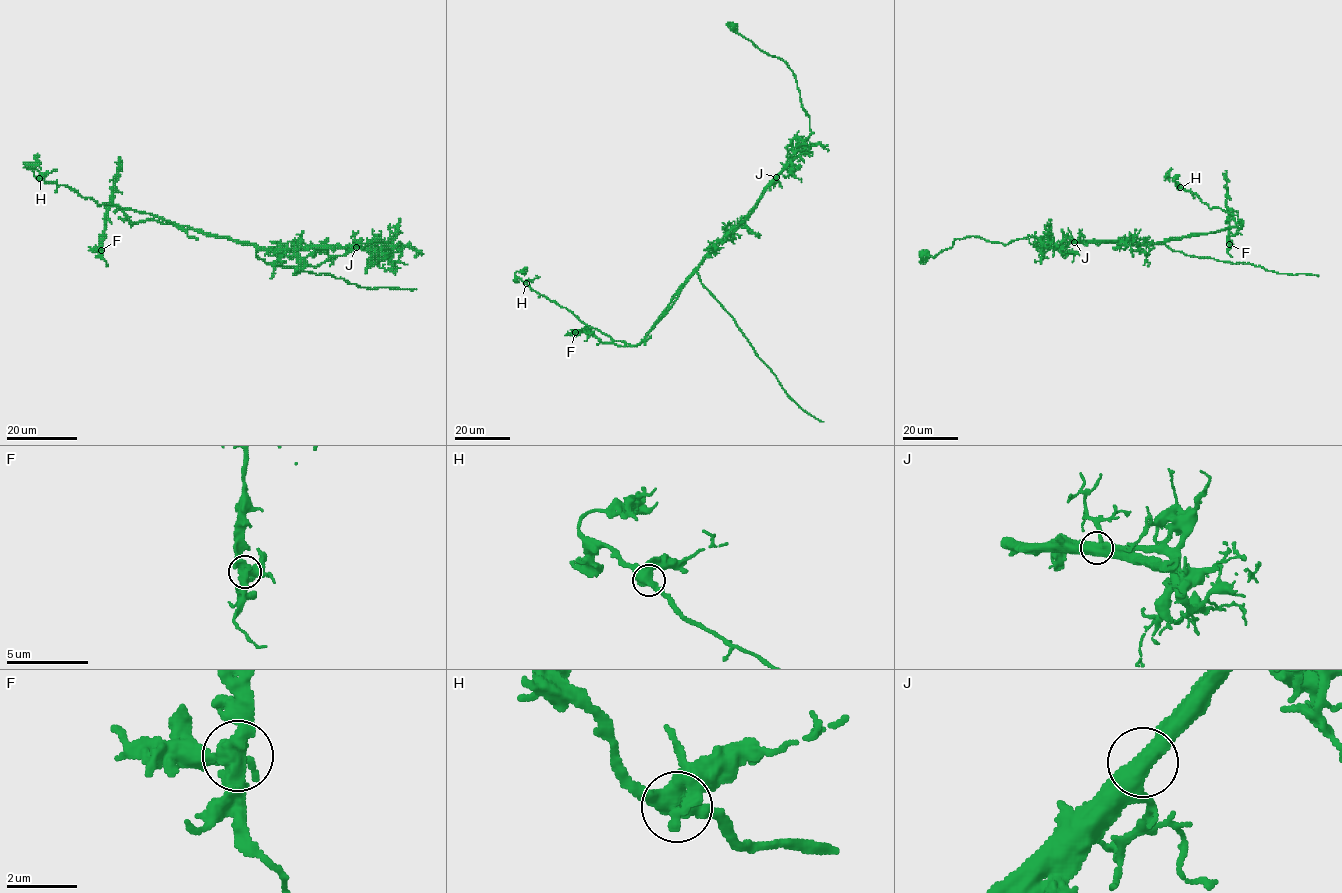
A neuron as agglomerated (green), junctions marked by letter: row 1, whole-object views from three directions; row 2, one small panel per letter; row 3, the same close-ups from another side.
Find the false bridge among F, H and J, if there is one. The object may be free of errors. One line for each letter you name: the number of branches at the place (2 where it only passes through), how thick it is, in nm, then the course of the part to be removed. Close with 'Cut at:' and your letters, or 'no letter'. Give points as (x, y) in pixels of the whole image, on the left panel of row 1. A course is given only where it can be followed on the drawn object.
J: 3 | 480 nm | (357, 247), (269, 251), (150, 219), (135, 223), (119, 207), (111, 207), (105, 223), (101, 257), (108, 266)
Cut at: J

